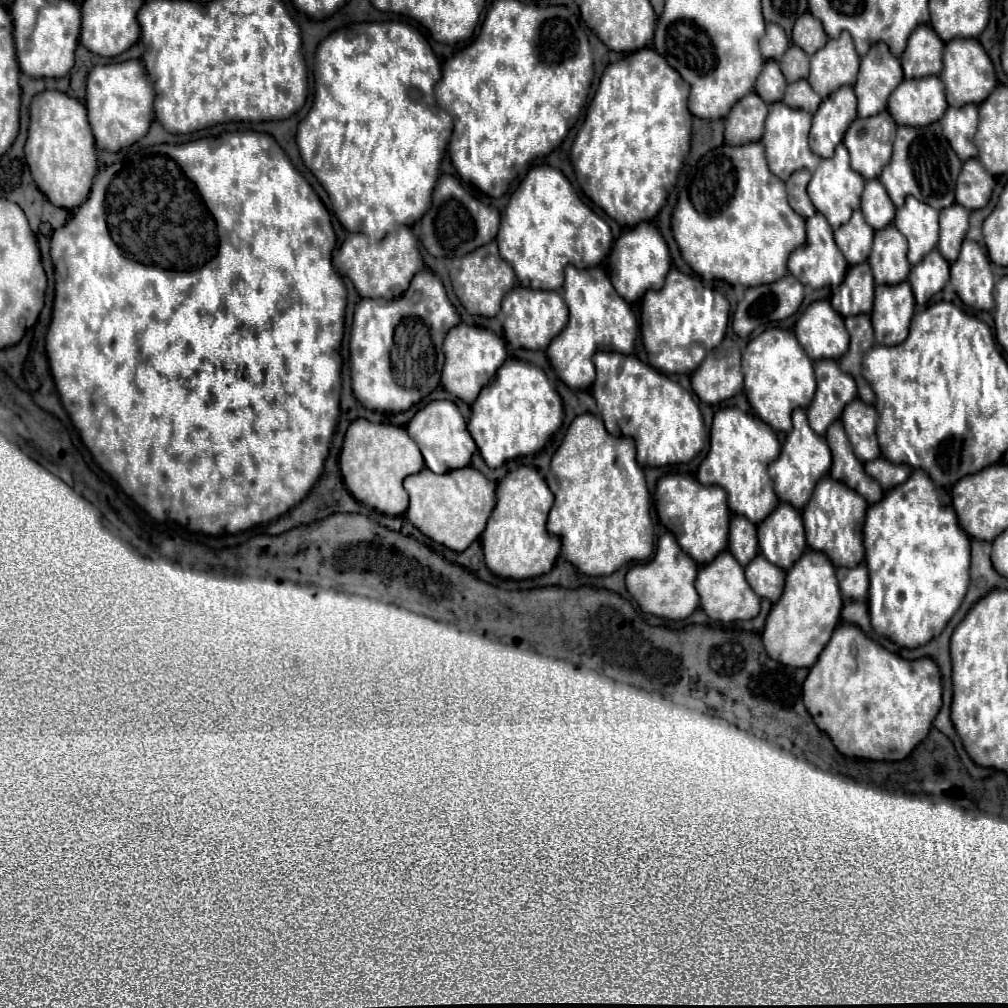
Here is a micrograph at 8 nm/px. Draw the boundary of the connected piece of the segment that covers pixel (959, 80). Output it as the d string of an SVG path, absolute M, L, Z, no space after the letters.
M976 39L948 41L944 47L944 69L940 79L946 87L946 101L950 107L962 107L968 103L980 105L996 87L996 73L990 57Z

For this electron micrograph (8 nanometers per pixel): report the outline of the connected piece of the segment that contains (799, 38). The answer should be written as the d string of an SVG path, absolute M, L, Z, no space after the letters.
M804 13L802 17L798 17L798 21L794 23L794 31L792 31L792 41L802 47L808 55L816 53L818 49L822 49L822 45L826 45L828 37L822 29L822 23L812 15L812 13Z

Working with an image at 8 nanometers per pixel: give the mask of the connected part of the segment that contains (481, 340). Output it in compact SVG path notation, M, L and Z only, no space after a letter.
M464 323L450 329L442 349L446 355L446 363L442 369L442 385L450 395L458 397L460 401L464 401L468 405L474 403L480 389L496 375L496 371L506 361L506 343L502 337L498 337L490 329L464 325Z

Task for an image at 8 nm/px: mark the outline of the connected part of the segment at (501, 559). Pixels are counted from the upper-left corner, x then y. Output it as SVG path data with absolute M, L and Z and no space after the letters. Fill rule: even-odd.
M522 465L510 471L496 487L496 507L480 537L484 561L488 569L508 579L530 579L548 573L560 551L560 539L546 529L548 511L552 507L552 493L534 467Z

